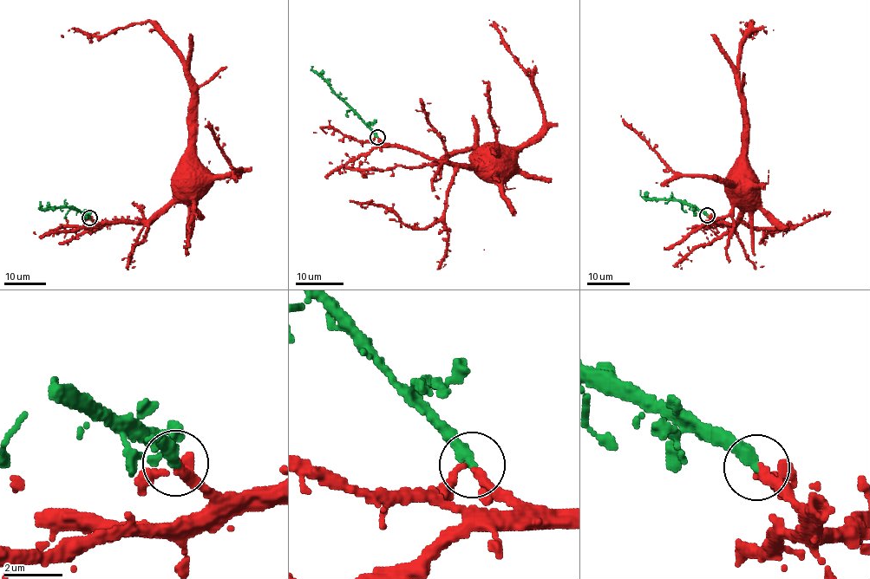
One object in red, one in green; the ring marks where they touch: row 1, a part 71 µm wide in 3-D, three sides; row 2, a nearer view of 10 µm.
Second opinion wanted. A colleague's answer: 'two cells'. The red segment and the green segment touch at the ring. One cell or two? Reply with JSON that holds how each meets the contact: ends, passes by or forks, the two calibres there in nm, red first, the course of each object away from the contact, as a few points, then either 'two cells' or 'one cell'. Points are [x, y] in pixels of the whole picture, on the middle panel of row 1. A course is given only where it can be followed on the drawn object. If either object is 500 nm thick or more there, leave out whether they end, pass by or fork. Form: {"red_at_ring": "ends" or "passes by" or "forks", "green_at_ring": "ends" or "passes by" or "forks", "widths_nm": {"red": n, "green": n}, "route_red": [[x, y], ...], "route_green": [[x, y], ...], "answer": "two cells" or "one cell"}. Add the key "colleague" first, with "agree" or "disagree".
{"colleague": "disagree", "red_at_ring": "passes by", "green_at_ring": "ends", "widths_nm": {"red": 240, "green": 440}, "route_red": [[376, 137], [386, 143], [407, 146], [438, 160], [474, 165], [483, 155], [497, 154]], "route_green": [[376, 137], [312, 66]], "answer": "one cell"}

